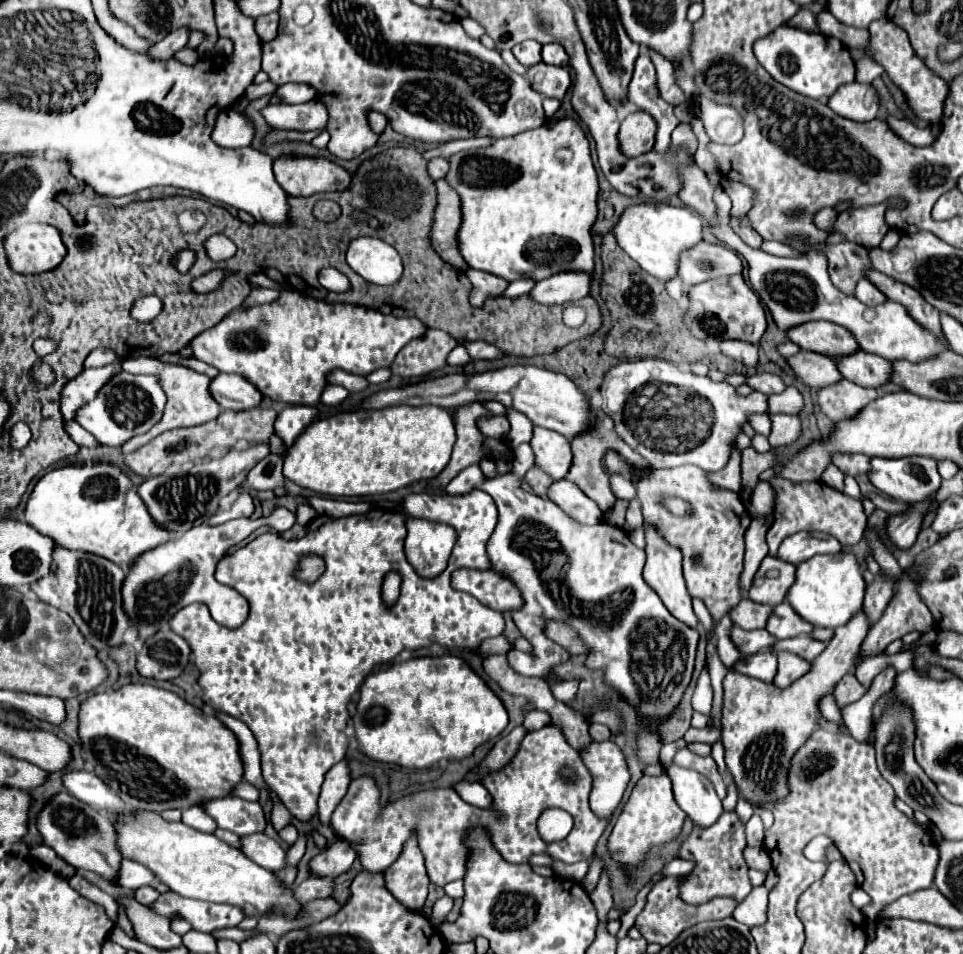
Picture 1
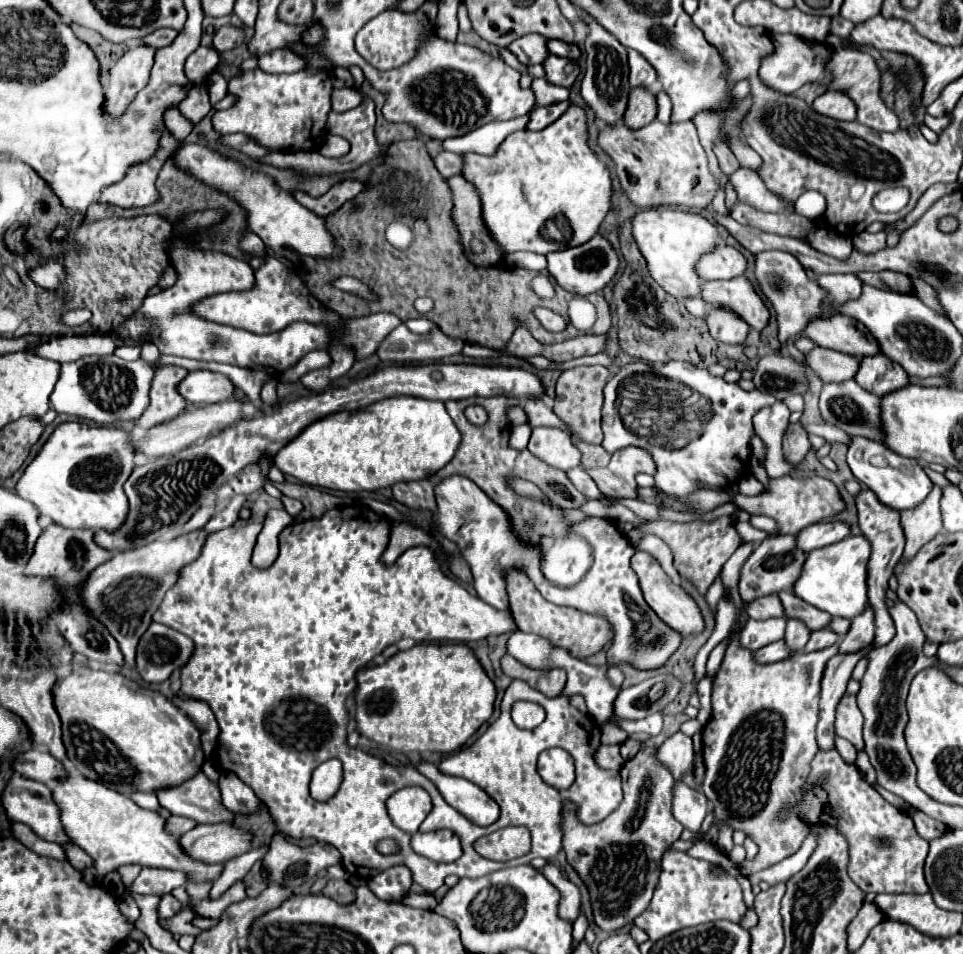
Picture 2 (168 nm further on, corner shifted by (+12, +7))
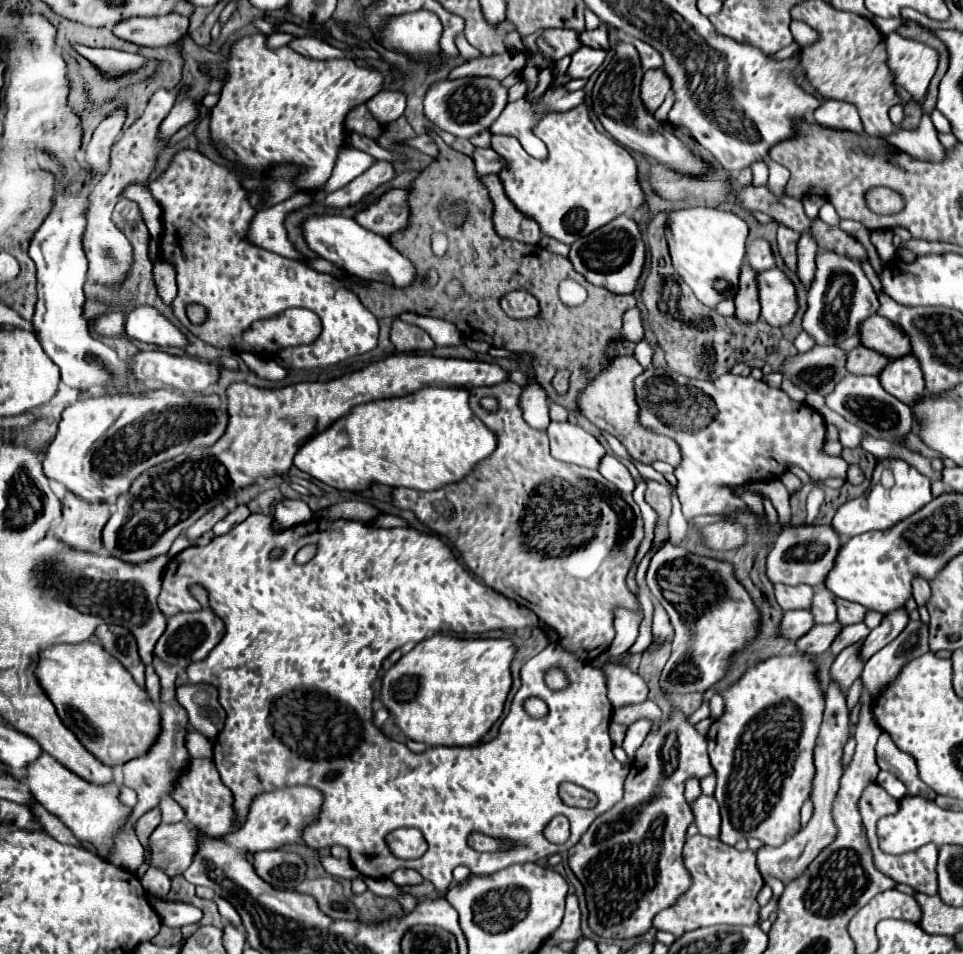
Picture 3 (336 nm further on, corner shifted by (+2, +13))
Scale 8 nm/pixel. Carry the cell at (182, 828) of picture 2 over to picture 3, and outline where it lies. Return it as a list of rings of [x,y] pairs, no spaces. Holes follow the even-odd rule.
[[[165,798],[165,802],[161,802],[161,812],[163,812],[163,822],[165,824],[175,824],[179,820],[185,820],[185,810],[181,806],[177,806],[175,800]]]

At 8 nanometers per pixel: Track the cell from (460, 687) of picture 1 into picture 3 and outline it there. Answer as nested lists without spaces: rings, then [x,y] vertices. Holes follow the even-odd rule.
[[[435,634],[419,642],[409,654],[393,664],[381,678],[379,700],[395,718],[399,730],[415,742],[427,746],[469,746],[481,740],[503,712],[503,704],[511,690],[509,664],[513,660],[513,644],[509,640],[461,640],[445,634]]]

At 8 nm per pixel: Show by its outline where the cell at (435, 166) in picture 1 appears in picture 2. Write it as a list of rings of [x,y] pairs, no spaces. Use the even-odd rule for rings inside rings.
[[[441,152],[439,156],[433,158],[437,170],[447,178],[447,176],[455,176],[463,172],[463,156],[461,154],[453,154],[453,152]]]

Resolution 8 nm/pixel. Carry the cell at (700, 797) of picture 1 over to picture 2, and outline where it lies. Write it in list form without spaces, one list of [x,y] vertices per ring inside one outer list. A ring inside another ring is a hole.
[[[677,782],[673,788],[673,816],[691,832],[699,832],[707,816],[707,798],[703,792]]]

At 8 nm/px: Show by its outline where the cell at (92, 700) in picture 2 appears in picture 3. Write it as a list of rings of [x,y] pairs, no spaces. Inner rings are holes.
[[[81,642],[77,646],[51,646],[41,652],[37,676],[41,688],[55,702],[63,724],[75,732],[79,742],[103,764],[123,766],[125,762],[145,756],[157,742],[161,732],[161,712],[151,702],[131,674],[107,654],[97,642]],[[111,750],[119,752],[111,752]],[[109,754],[119,754],[111,758]]]

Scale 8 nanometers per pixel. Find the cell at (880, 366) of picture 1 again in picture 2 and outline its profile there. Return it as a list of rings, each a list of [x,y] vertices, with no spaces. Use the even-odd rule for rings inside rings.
[[[875,354],[861,360],[861,368],[855,380],[861,388],[881,398],[899,388],[905,388],[909,384],[909,374],[903,372],[903,368],[899,368],[899,364],[895,364],[887,356]]]

